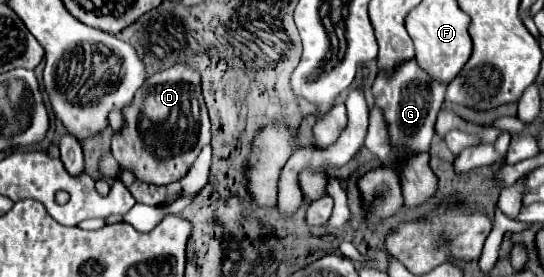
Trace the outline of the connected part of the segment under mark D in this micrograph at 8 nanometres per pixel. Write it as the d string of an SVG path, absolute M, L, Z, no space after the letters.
M172 66L164 72L148 76L144 86L136 92L132 104L122 110L126 126L120 134L112 138L112 154L120 168L130 170L138 180L148 184L172 184L182 180L188 174L192 160L200 154L200 150L210 144L210 120L206 112L206 104L200 92L200 74L186 66Z

